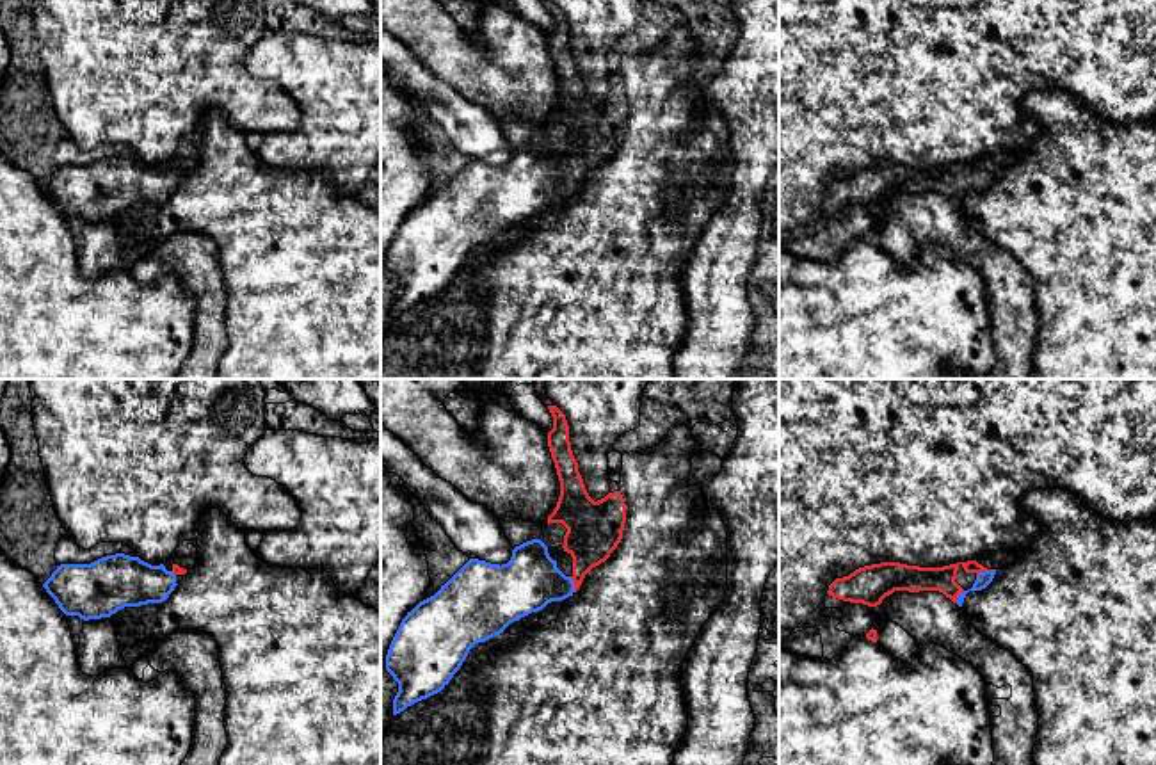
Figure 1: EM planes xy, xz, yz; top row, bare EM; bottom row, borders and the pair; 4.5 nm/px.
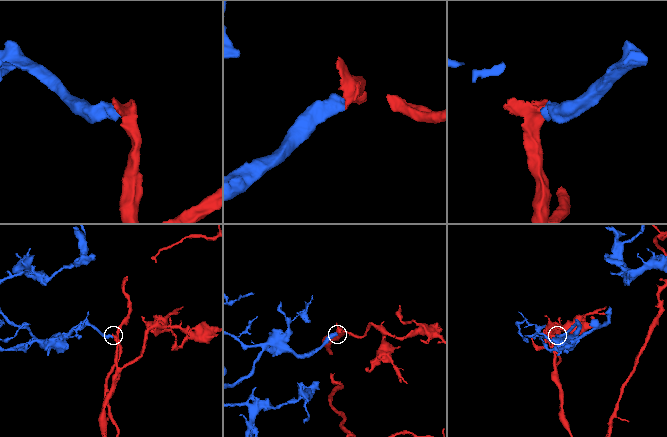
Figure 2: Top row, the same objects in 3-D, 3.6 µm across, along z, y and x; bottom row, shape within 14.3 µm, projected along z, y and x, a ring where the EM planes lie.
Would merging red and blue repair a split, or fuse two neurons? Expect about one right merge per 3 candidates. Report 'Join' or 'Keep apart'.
Join

